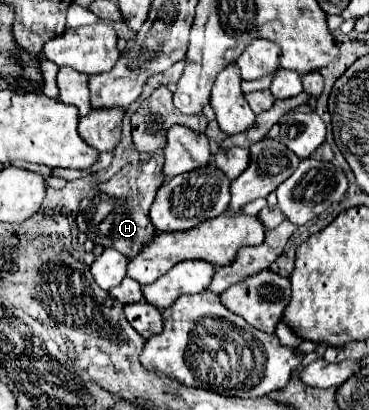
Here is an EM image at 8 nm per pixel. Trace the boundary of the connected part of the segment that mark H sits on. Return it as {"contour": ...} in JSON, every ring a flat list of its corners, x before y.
{"contour":[[145,163,123,167,115,177,111,177,105,183,99,183,87,193,87,197,81,199,77,213,77,225,81,233,85,233,93,243,113,247,121,251,125,257,133,257,133,253,141,251,141,245,149,241,149,233,153,233,155,229,149,219,149,207,161,183,163,175,159,163,153,171,147,171]]}

